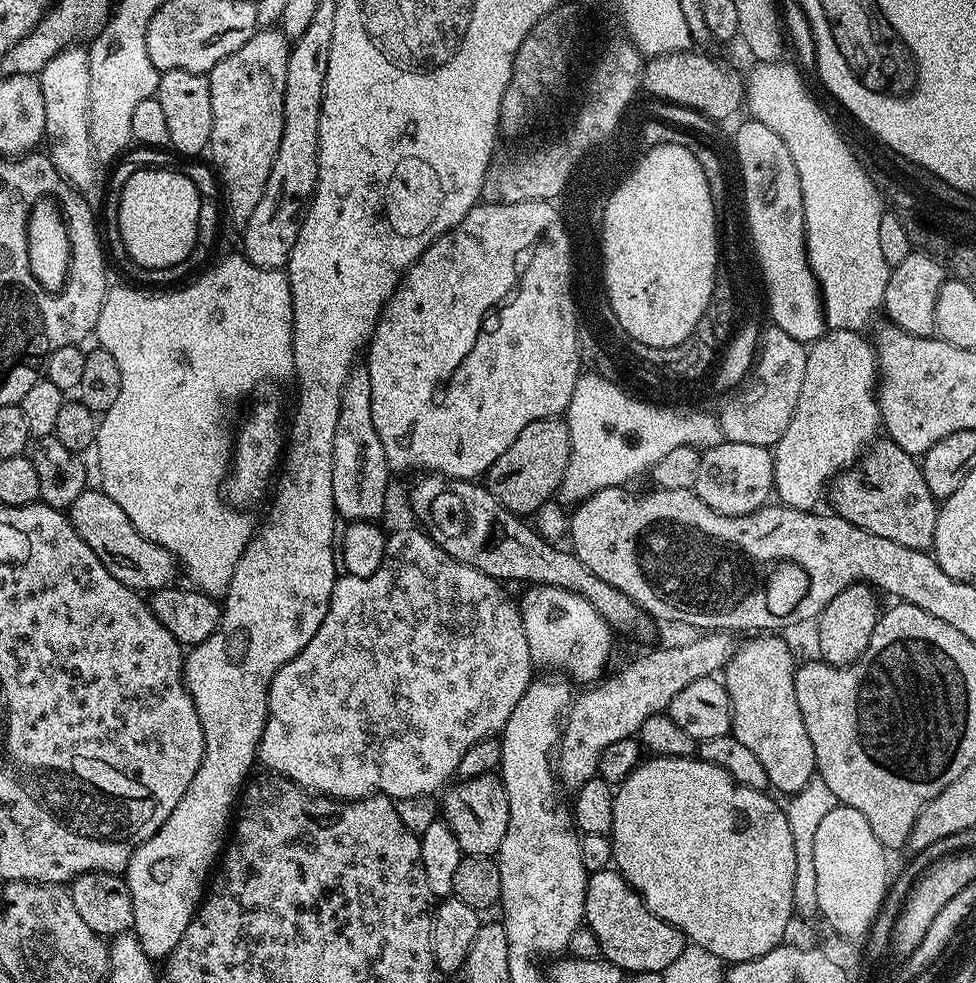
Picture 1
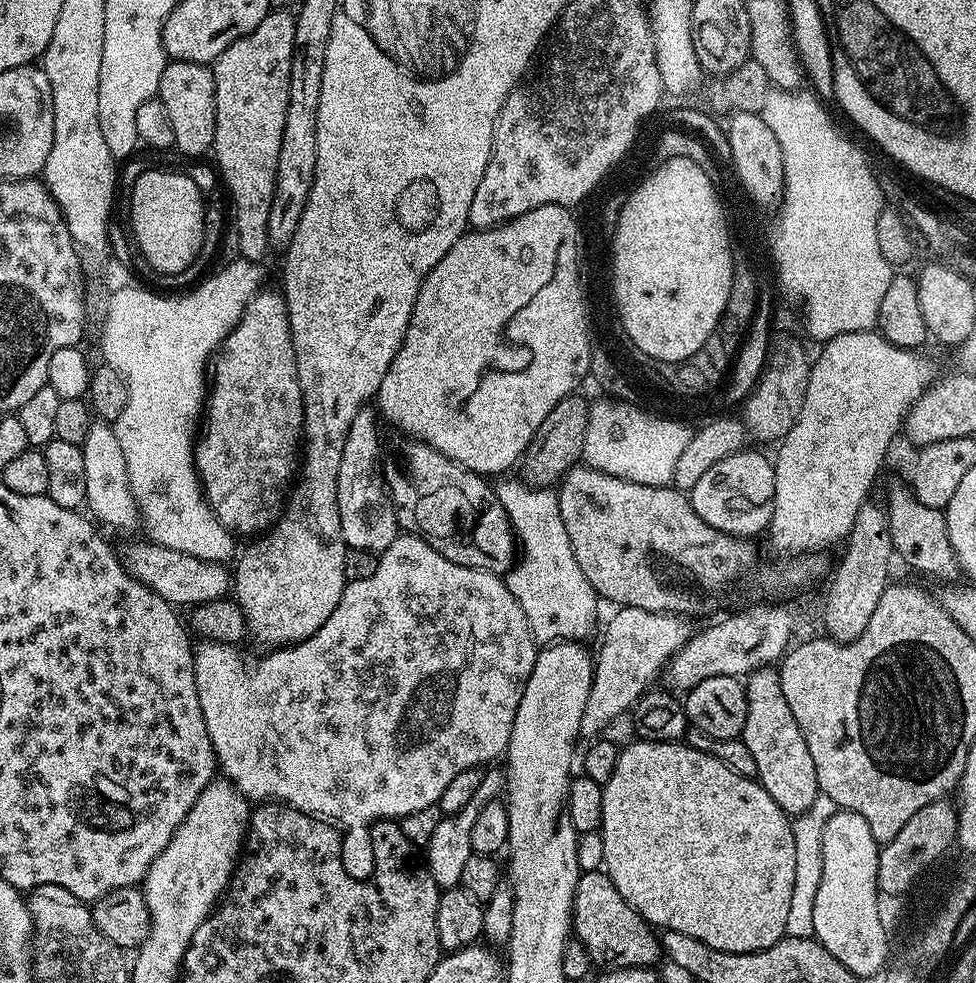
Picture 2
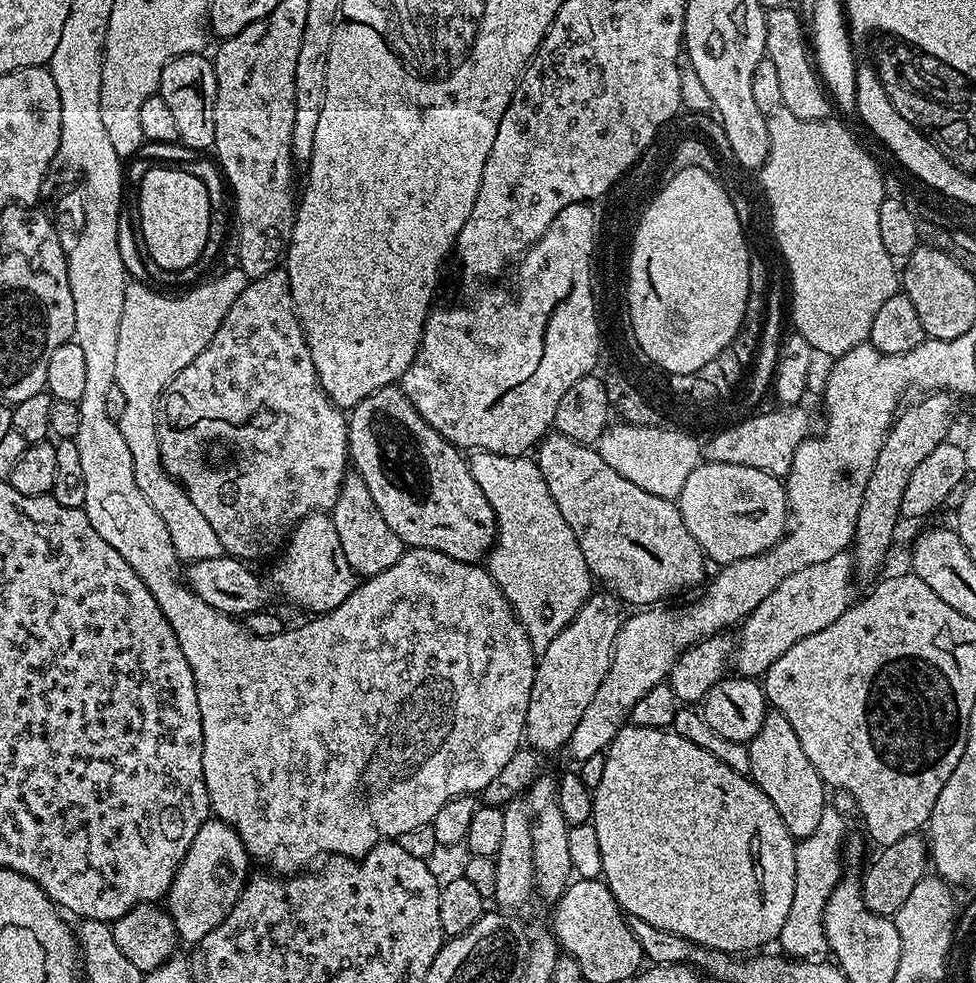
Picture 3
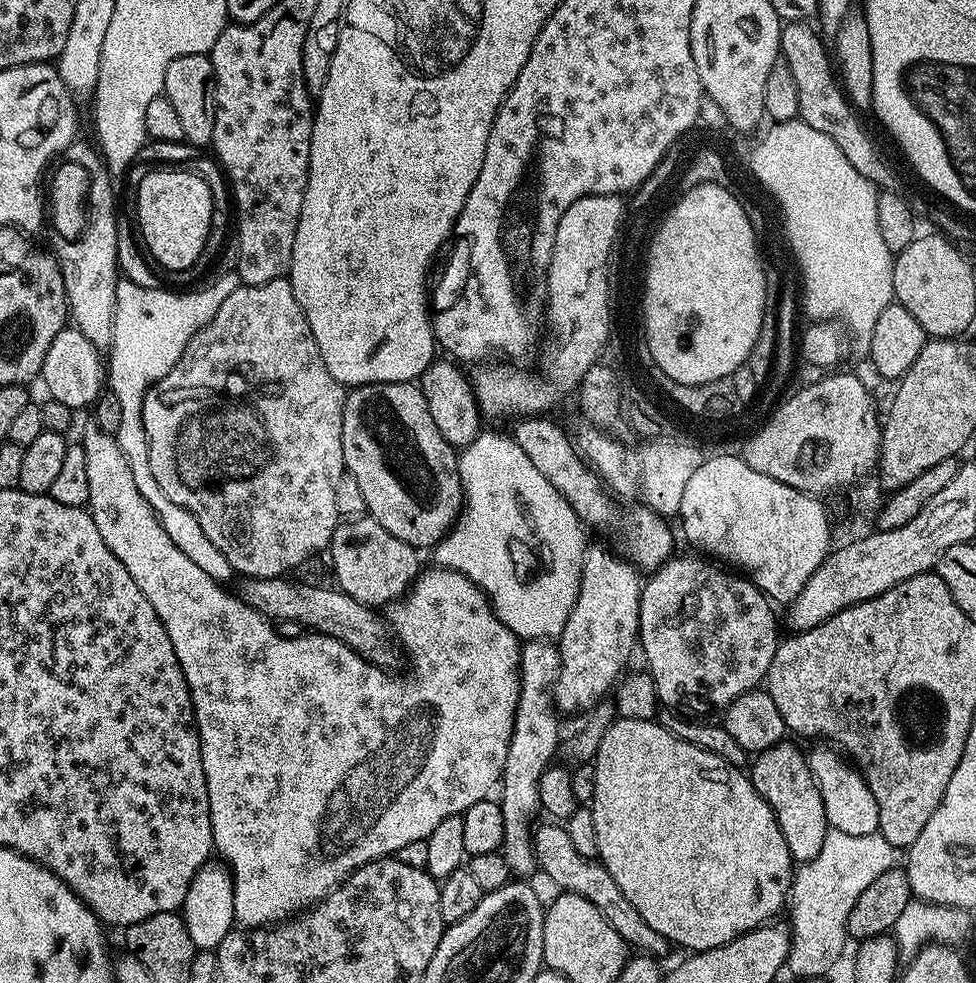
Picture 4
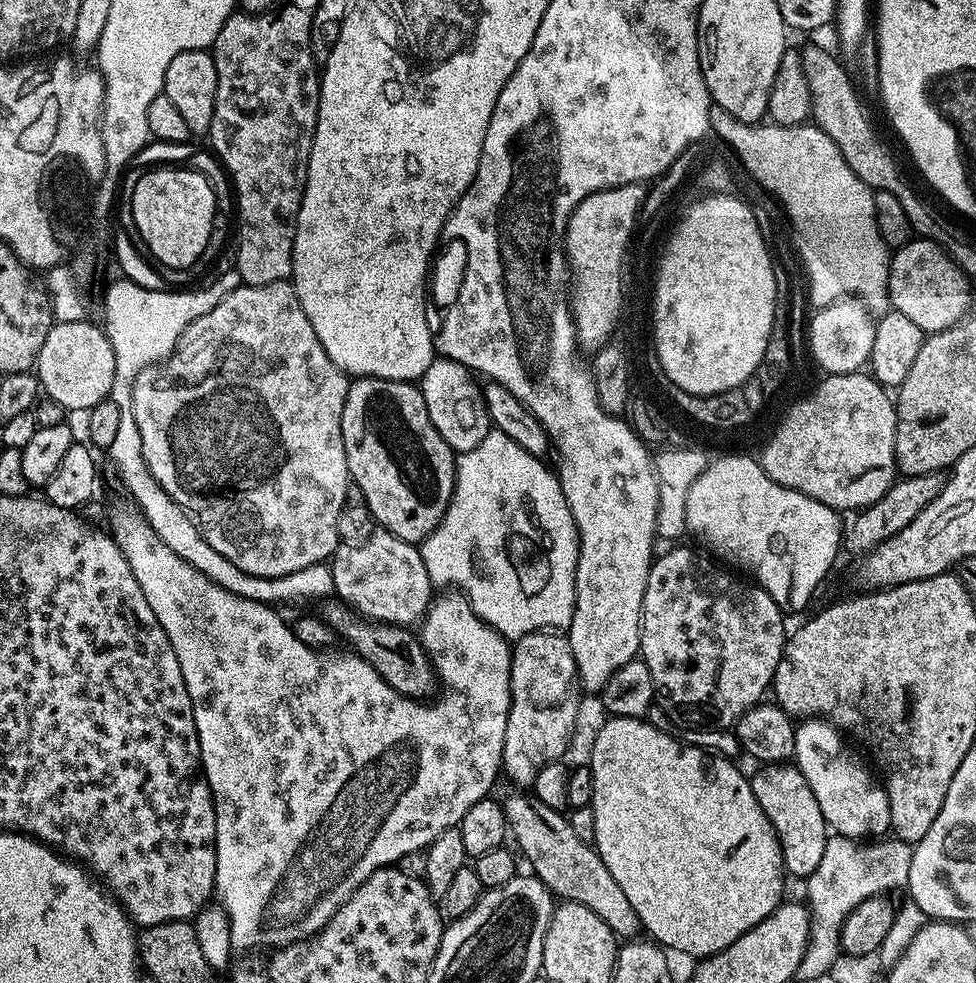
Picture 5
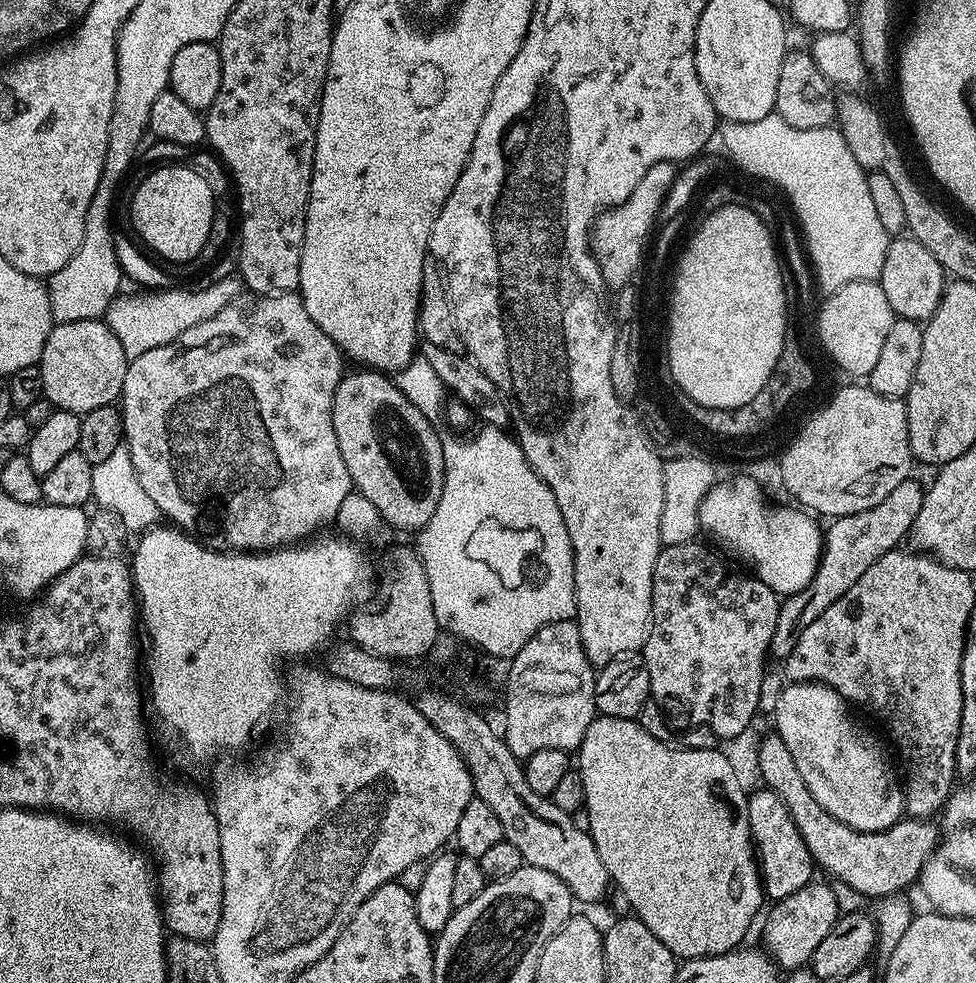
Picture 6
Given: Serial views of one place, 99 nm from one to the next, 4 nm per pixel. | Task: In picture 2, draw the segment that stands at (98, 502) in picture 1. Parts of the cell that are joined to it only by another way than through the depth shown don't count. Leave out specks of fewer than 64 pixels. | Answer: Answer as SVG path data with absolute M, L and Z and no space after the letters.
M142 539L137 544L119 545L120 565L138 582L142 582L158 598L167 604L195 606L225 599L233 587L234 580L223 563L214 560L203 560L197 556L186 554L182 550L174 550L170 546L153 544Z

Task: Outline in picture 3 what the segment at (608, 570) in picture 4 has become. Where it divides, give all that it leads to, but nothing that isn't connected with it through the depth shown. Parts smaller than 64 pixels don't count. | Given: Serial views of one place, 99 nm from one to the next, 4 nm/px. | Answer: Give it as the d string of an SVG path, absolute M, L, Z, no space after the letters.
M597 591L588 597L575 618L556 635L554 642L550 642L550 646L546 646L546 650L539 653L534 686L530 686L530 706L526 710L526 722L524 723L527 743L537 753L556 752L559 748L561 751L567 745L568 739L572 737L578 726L578 721L582 719L586 706L590 706L598 686L602 686L602 678L606 678L606 670L610 670L614 642L622 623L620 608L622 609L621 601L617 600L611 592Z

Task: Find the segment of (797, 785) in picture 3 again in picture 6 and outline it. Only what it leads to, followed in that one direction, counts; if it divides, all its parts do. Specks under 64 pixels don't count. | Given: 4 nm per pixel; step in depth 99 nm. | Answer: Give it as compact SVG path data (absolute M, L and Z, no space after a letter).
M763 786L757 787L758 790L754 791L748 797L748 817L750 818L750 830L752 831L752 843L756 850L756 855L758 857L758 863L760 865L760 879L764 882L764 894L769 901L775 902L781 900L782 898L790 898L790 894L798 894L798 890L802 890L802 886L813 883L814 876L812 876L812 868L814 869L814 861L810 850L806 846L806 842L802 838L802 834L798 832L798 826L794 824L794 818L790 816L790 810L786 808L786 802L782 802L782 798L778 794L774 794L772 789L765 788Z

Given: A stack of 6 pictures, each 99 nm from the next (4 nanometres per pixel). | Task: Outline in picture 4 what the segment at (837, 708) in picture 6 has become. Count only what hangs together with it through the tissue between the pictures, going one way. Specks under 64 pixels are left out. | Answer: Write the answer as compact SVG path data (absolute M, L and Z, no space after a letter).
M820 746L824 748L812 748L807 749L806 755L808 757L808 765L810 766L810 770L812 771L812 777L814 778L814 782L818 786L818 790L822 794L822 806L826 806L826 818L828 819L828 827L829 829L837 828L838 830L842 830L842 834L874 834L875 832L880 831L880 823L878 822L878 802L874 802L874 794L870 794L870 786L864 780L863 776L860 775L859 771L835 747L832 746Z

